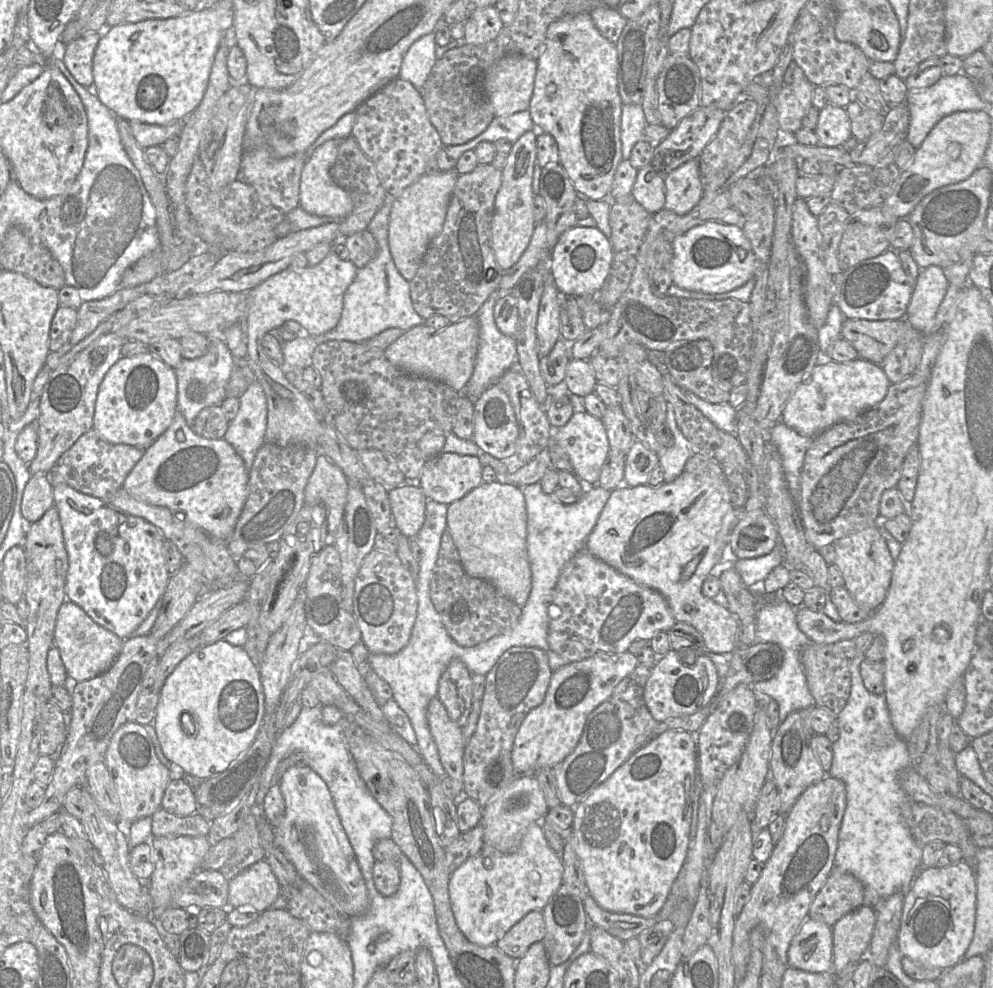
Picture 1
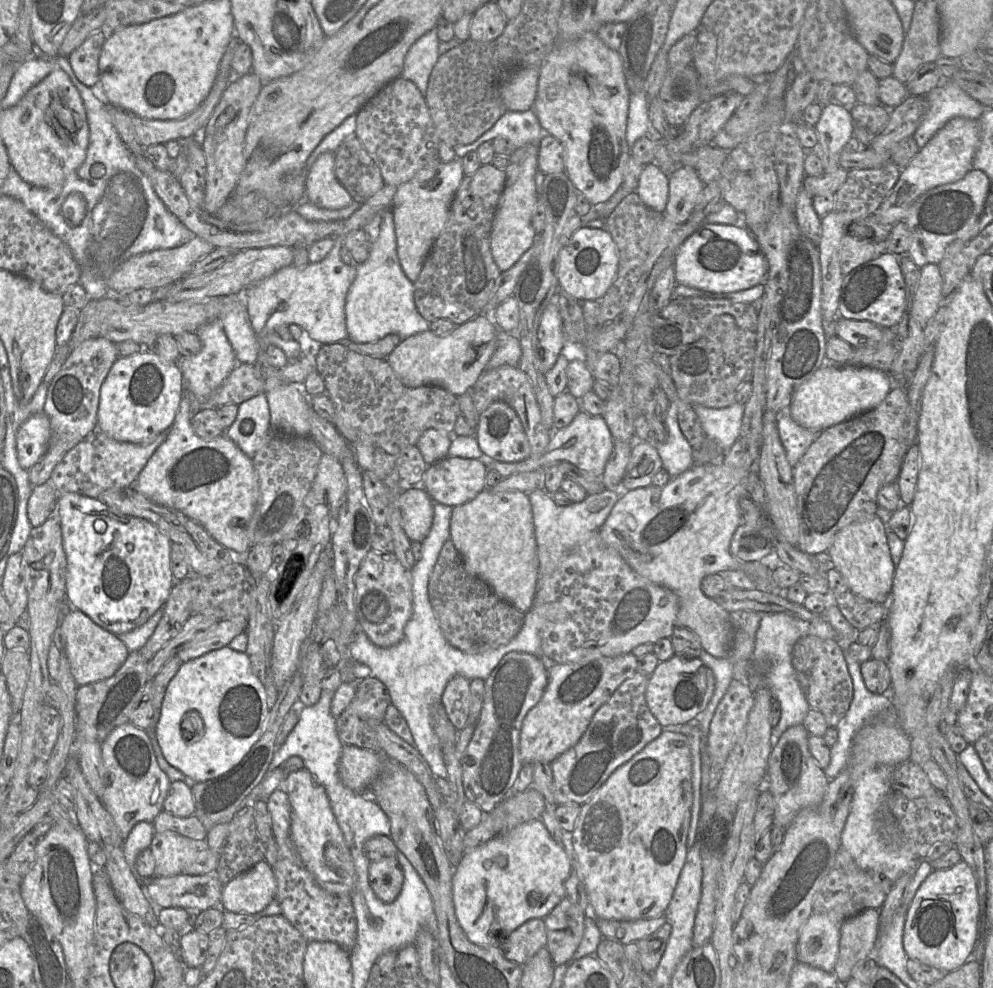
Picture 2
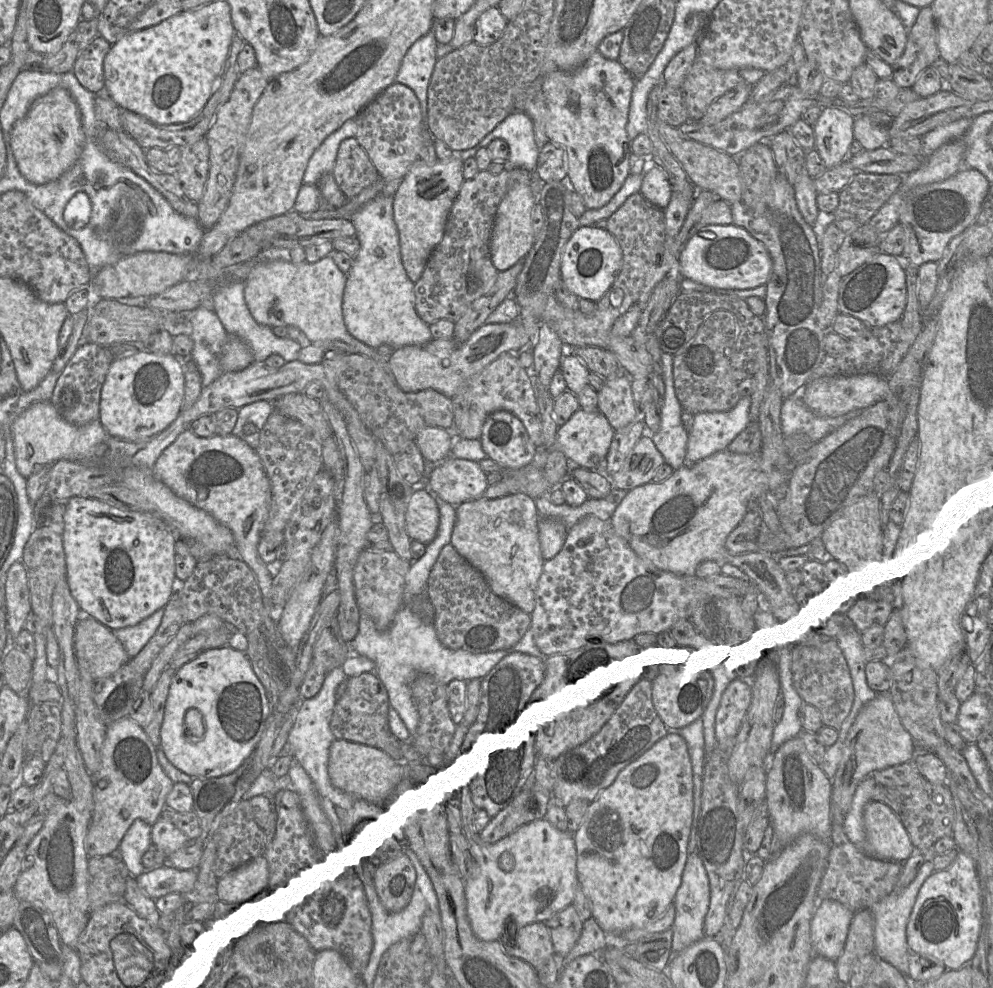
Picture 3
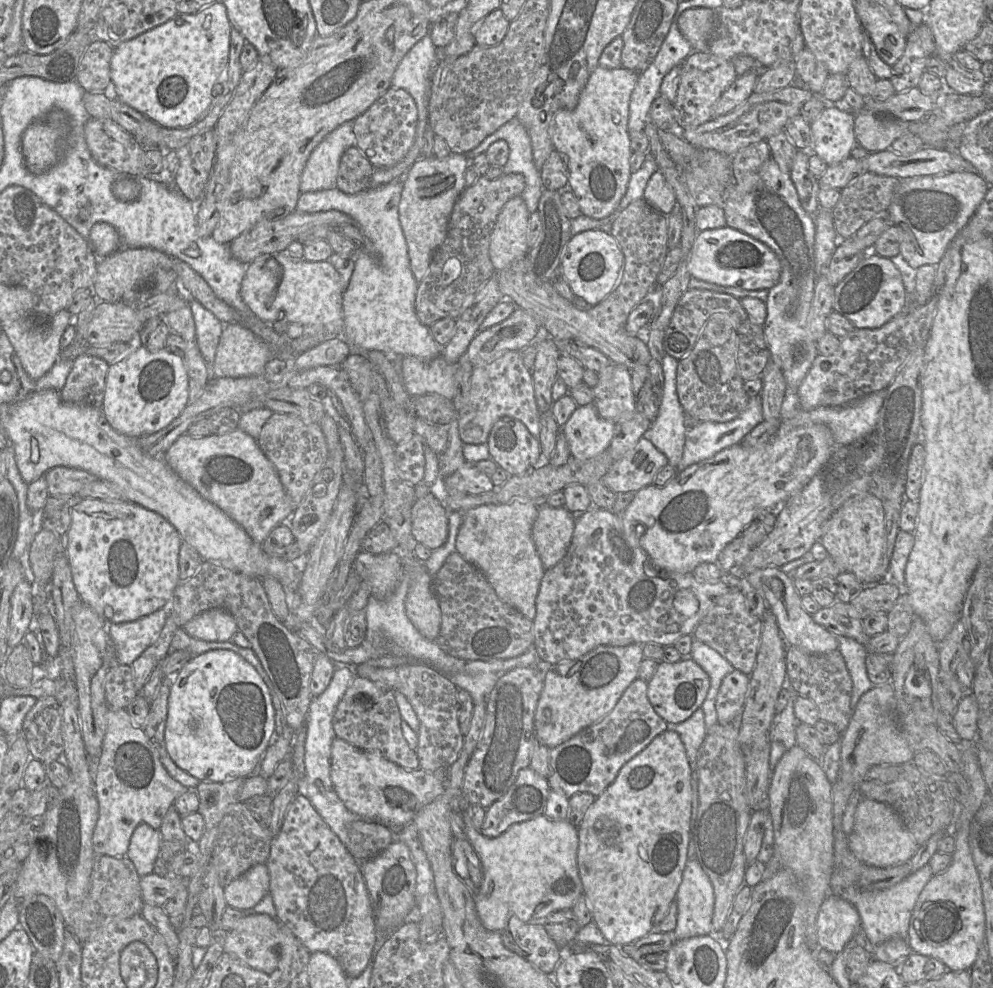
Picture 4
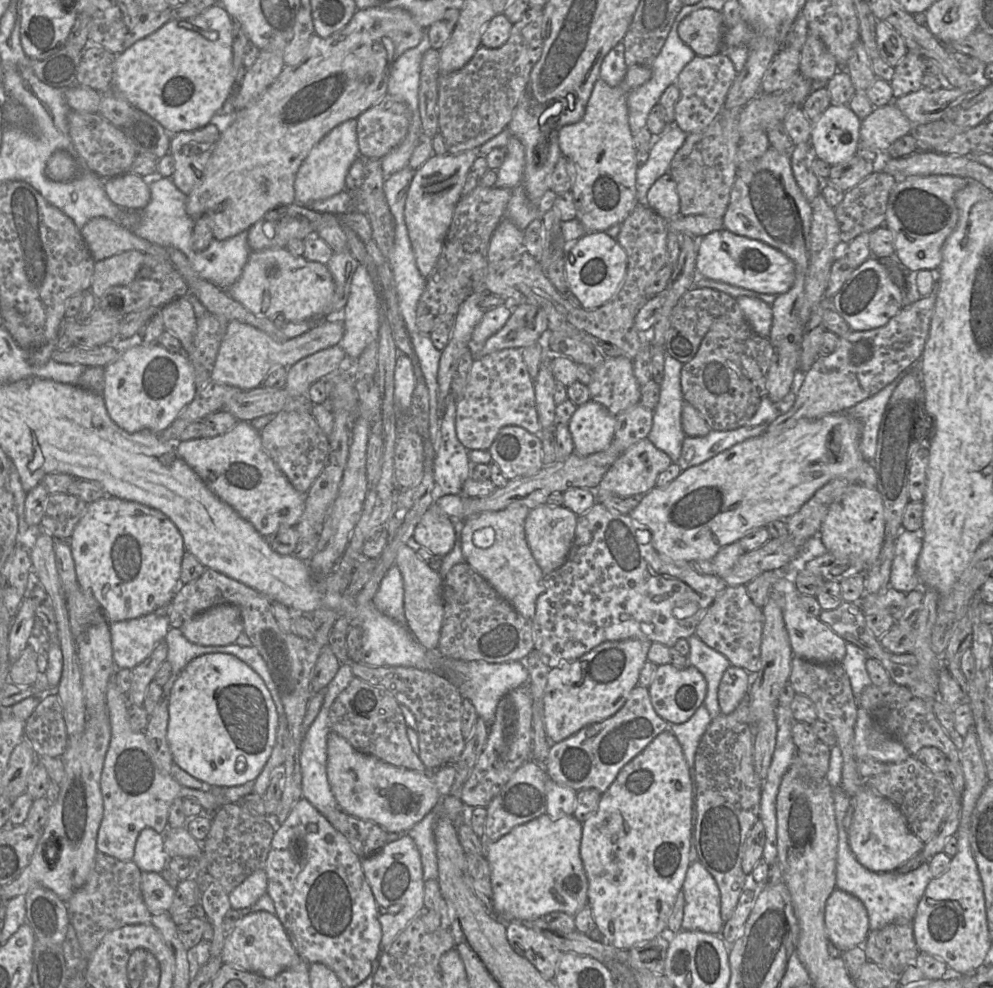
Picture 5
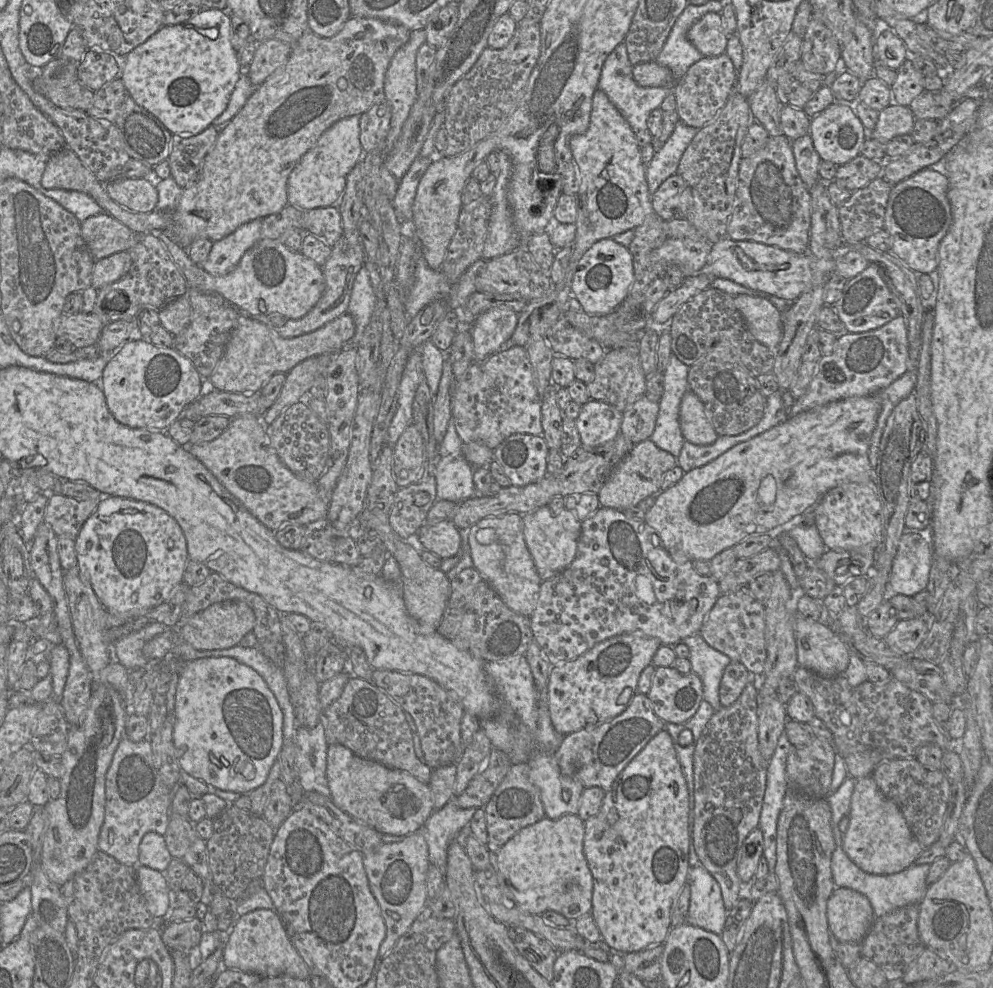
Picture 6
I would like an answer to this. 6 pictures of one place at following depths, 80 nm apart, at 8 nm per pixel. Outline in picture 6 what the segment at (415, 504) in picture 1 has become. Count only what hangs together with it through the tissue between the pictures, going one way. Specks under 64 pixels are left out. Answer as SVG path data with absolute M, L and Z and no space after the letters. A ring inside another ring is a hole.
M444 520L434 525L424 524L418 530L418 537L423 547L441 559L456 556L461 548L461 535L451 520Z

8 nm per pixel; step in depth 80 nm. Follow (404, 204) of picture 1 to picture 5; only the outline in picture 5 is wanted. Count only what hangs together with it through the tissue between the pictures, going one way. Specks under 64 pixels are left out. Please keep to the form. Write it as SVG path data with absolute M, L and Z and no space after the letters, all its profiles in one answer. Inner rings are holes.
M479 148L457 154L432 155L414 172L407 192L404 218L416 265L425 278L429 276L441 254L455 207L462 197L466 176L478 156Z

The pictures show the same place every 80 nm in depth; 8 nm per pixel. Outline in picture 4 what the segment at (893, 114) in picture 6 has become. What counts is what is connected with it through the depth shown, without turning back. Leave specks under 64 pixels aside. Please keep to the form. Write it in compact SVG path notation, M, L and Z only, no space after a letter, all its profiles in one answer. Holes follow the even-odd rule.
M869 110L855 113L855 137L869 153L890 149L894 140L905 134L906 123Z

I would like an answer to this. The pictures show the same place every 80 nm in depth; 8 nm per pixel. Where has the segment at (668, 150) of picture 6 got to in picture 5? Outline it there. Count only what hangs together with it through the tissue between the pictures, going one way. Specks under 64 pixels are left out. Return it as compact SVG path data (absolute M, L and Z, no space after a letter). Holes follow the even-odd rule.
M670 124L661 135L655 137L649 150L648 160L636 173L638 203L648 205L648 190L658 178L669 172L673 157L684 144L687 136L688 134L677 125Z

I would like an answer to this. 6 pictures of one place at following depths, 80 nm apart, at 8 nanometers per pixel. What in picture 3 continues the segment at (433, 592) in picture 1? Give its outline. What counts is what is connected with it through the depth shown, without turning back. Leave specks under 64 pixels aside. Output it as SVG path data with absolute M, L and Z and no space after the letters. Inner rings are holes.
M451 543L442 549L431 570L427 594L435 607L434 625L438 638L451 650L485 654L510 649L531 627L531 615L494 594L483 574L462 557Z

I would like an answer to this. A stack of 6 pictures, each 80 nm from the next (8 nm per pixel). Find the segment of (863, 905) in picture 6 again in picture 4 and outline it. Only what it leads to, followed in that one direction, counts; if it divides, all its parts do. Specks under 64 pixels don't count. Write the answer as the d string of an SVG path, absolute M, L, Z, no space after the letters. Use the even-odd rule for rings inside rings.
M830 893L819 909L816 930L818 946L838 955L861 930L859 912L847 899Z

